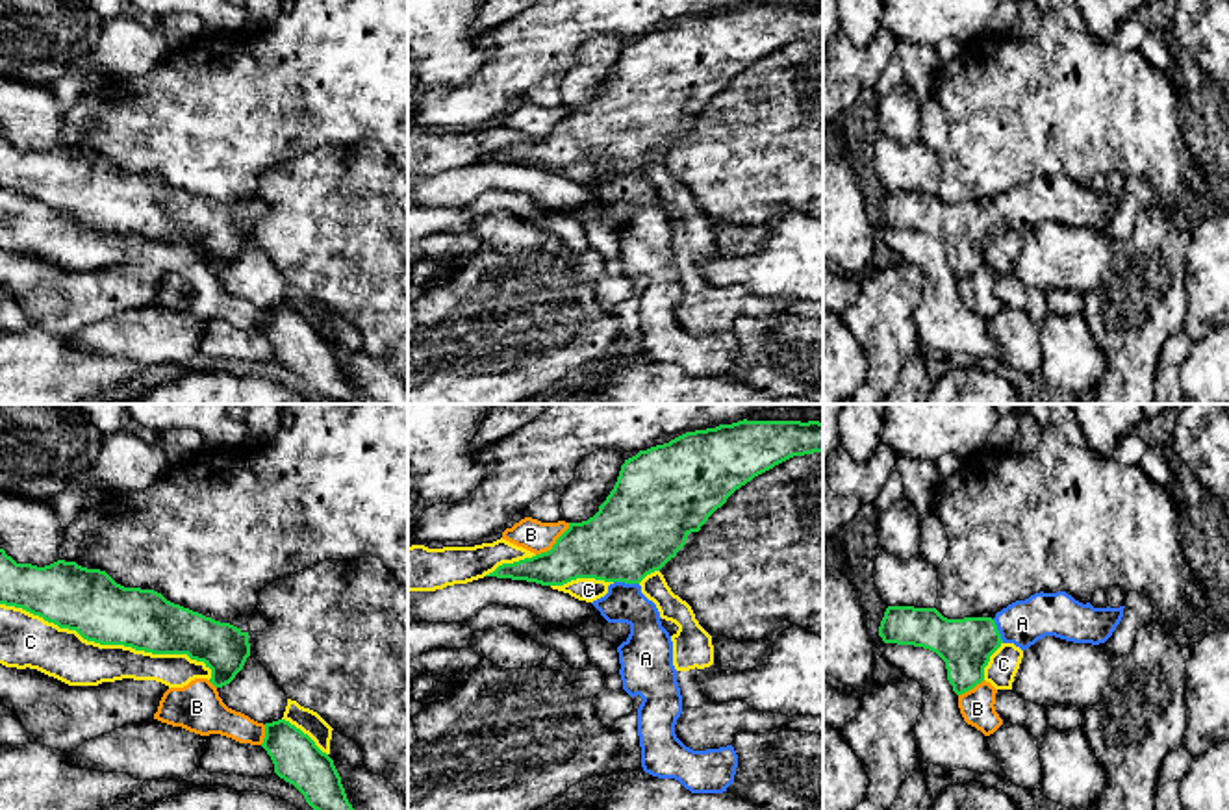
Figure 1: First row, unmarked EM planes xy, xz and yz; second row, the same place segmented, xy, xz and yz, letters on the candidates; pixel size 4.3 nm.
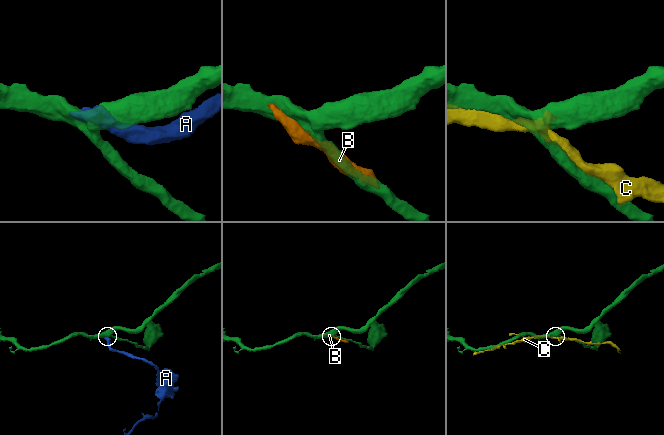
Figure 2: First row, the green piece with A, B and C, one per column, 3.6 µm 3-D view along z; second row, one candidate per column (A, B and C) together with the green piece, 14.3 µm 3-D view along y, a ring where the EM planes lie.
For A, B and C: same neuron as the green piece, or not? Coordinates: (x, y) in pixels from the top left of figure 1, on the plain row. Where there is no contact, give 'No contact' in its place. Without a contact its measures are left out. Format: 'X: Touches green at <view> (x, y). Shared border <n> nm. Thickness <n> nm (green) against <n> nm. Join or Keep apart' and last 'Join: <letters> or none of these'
A: Touches green at xz (627, 167). Shared border 110 nm. Thickness 380 nm (green) against 170 nm. Join
B: Touches green at xz (555, 128). Shared border 200 nm. Thickness 320 nm (green) against 140 nm. Keep apart
C: Touches green at xy (110, 228). Shared border 950 nm. Thickness 280 nm (green) against 220 nm. Keep apart
Join: A

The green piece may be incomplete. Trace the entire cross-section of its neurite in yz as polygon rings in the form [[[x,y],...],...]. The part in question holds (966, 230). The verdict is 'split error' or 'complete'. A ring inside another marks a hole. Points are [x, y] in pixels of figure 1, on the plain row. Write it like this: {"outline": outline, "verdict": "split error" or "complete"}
{"outline": [[[1066,176],[1034,178],[1025,185],[1016,185],[995,198],[995,202],[947,204],[936,193],[888,191],[879,211],[884,228],[914,230],[936,237],[947,254],[947,265],[957,280],[973,274],[984,265],[984,252],[990,241],[1003,230],[1014,228],[1021,235],[1045,221],[1055,221],[1073,228],[1105,228],[1123,202],[1123,193],[1094,193],[1083,189]]], "verdict": "split error"}

